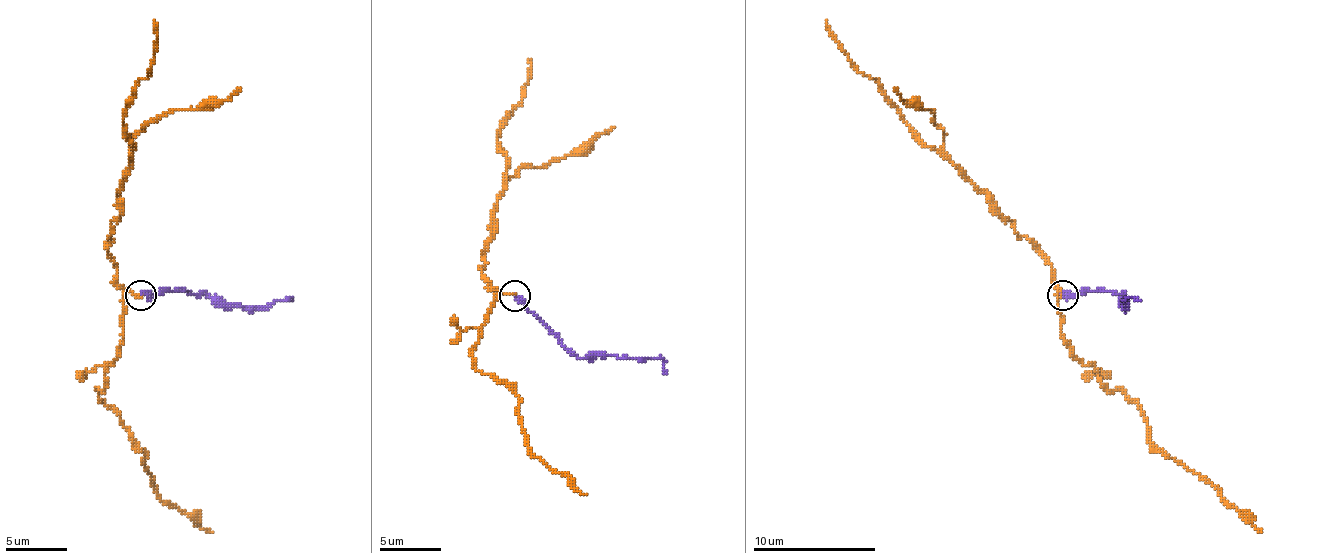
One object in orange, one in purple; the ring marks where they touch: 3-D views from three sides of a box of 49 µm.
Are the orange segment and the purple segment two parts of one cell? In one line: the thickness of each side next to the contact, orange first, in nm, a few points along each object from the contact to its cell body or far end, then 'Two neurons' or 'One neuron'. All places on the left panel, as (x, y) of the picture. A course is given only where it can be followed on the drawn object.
Thickness 190 nm (orange) against 340 nm. Course of orange: (141, 294), (117, 282), (117, 263), (107, 245), (132, 152), (123, 109), (132, 88), (151, 69), (154, 20). Course of purple: (141, 294), (191, 291), (243, 307), (292, 300). Two neurons

